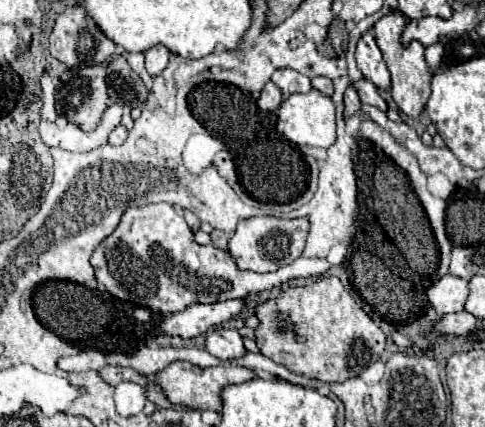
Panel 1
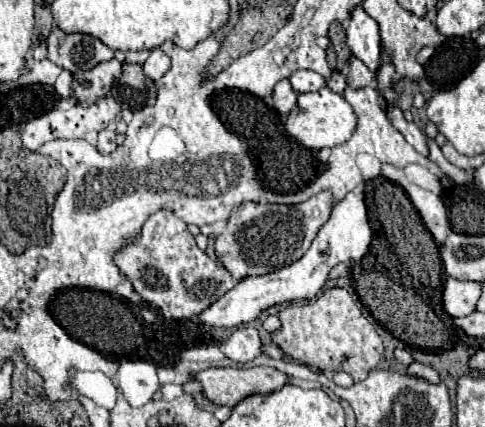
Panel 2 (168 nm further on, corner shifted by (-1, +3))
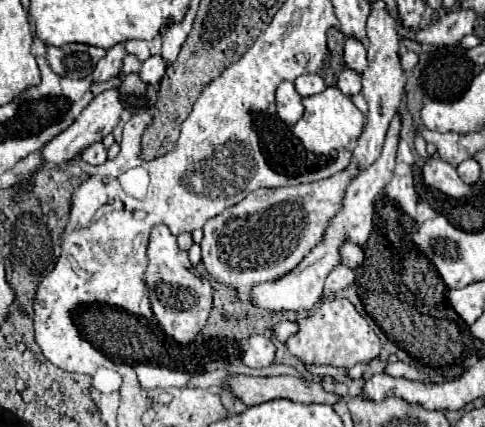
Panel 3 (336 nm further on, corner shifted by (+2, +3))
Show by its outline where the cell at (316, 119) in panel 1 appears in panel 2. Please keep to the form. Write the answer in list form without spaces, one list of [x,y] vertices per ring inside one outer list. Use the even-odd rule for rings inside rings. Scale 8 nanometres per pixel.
[[[323,86],[317,92],[303,92],[297,96],[297,108],[289,114],[285,122],[285,130],[289,136],[299,140],[305,148],[309,150],[319,150],[319,148],[333,148],[337,144],[343,144],[345,140],[351,138],[355,130],[355,114],[347,100],[341,94],[331,92],[327,86]]]

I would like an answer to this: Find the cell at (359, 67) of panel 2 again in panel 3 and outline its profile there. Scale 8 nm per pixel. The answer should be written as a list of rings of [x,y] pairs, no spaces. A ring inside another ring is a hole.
[[[346,36],[344,62],[346,62],[348,68],[356,68],[356,72],[364,72],[364,68],[368,66],[368,60],[366,60],[366,48],[360,40]]]

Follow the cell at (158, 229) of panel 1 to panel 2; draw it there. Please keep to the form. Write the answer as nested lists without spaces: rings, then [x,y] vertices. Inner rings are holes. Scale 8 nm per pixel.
[[[169,210],[151,214],[141,234],[115,252],[113,262],[145,302],[157,306],[165,318],[175,320],[195,318],[203,308],[239,284],[219,260],[209,258],[207,252],[197,246],[187,224]]]

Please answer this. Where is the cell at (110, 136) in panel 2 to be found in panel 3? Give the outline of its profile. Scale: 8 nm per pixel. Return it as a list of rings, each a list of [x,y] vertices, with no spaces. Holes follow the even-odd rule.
[[[96,142],[96,144],[92,144],[88,150],[84,150],[84,152],[80,154],[80,158],[82,158],[86,164],[94,164],[94,166],[104,164],[104,162],[106,162],[106,148],[102,146],[102,142]]]

